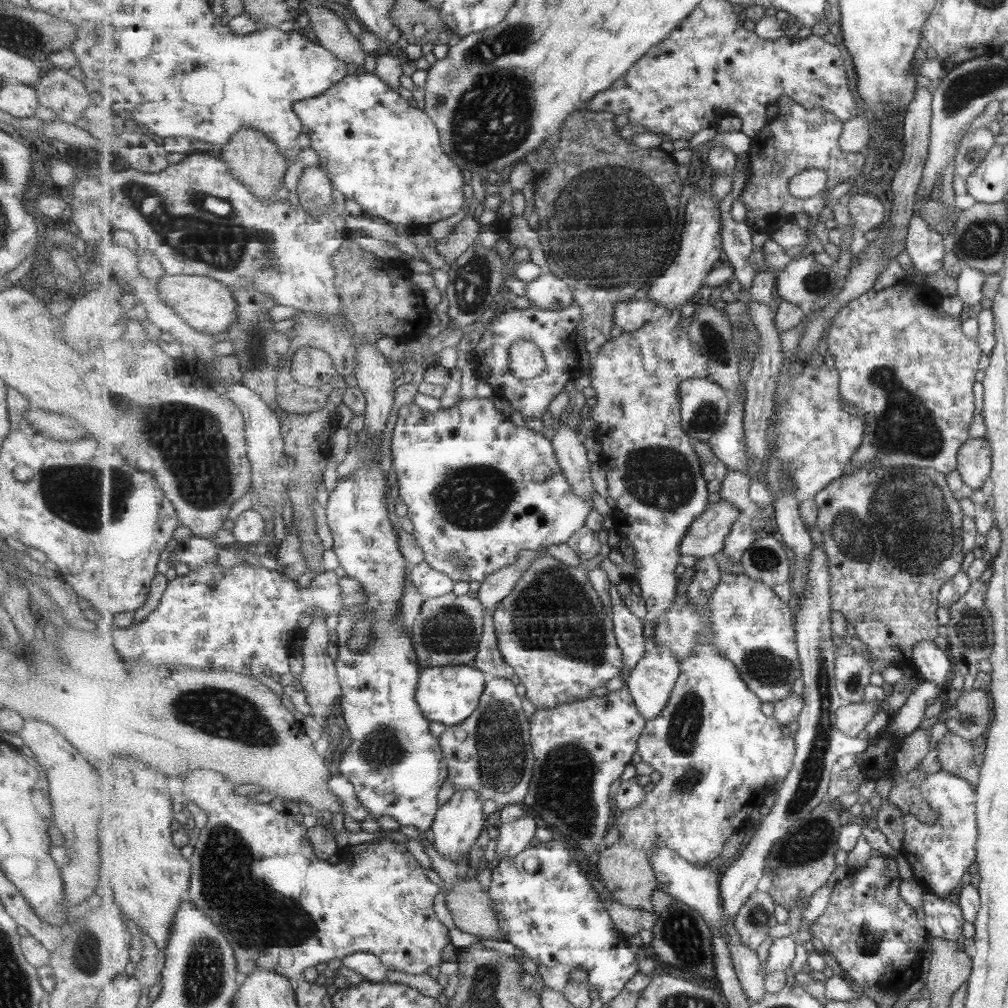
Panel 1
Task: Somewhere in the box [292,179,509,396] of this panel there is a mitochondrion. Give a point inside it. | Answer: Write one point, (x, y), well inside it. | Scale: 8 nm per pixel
(472, 284)

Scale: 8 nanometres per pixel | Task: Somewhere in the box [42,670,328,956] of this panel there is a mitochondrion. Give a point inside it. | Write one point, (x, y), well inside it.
(258, 917)

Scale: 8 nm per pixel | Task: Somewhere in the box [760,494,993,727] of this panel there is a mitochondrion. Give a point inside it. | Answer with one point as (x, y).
(968, 627)

